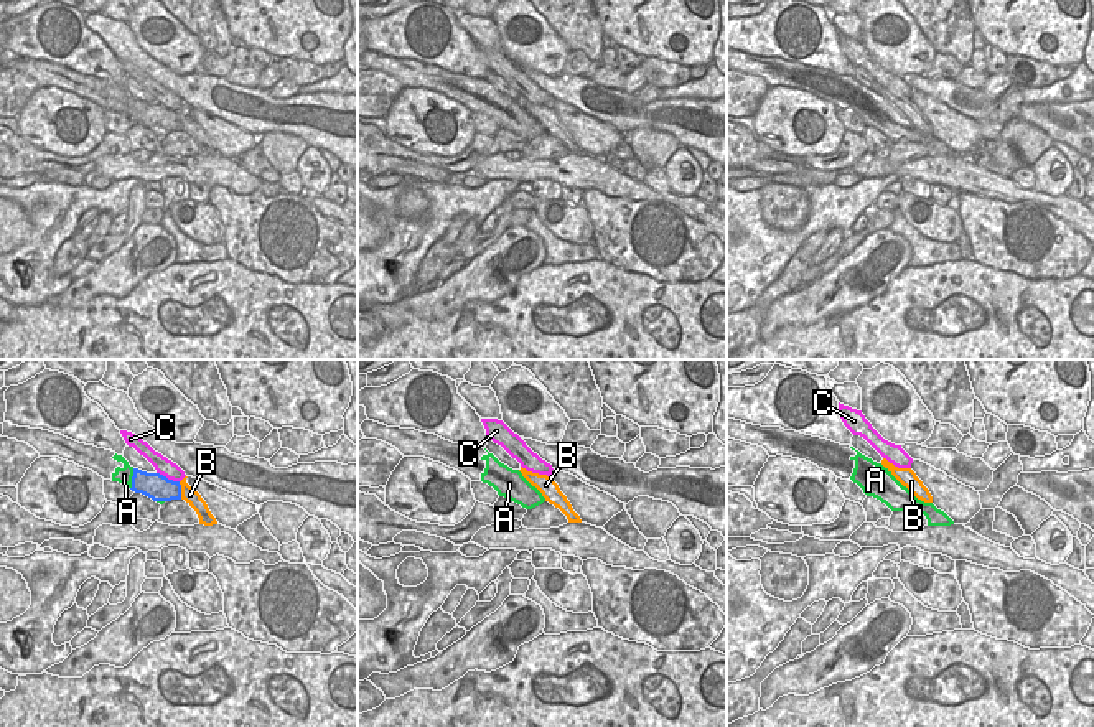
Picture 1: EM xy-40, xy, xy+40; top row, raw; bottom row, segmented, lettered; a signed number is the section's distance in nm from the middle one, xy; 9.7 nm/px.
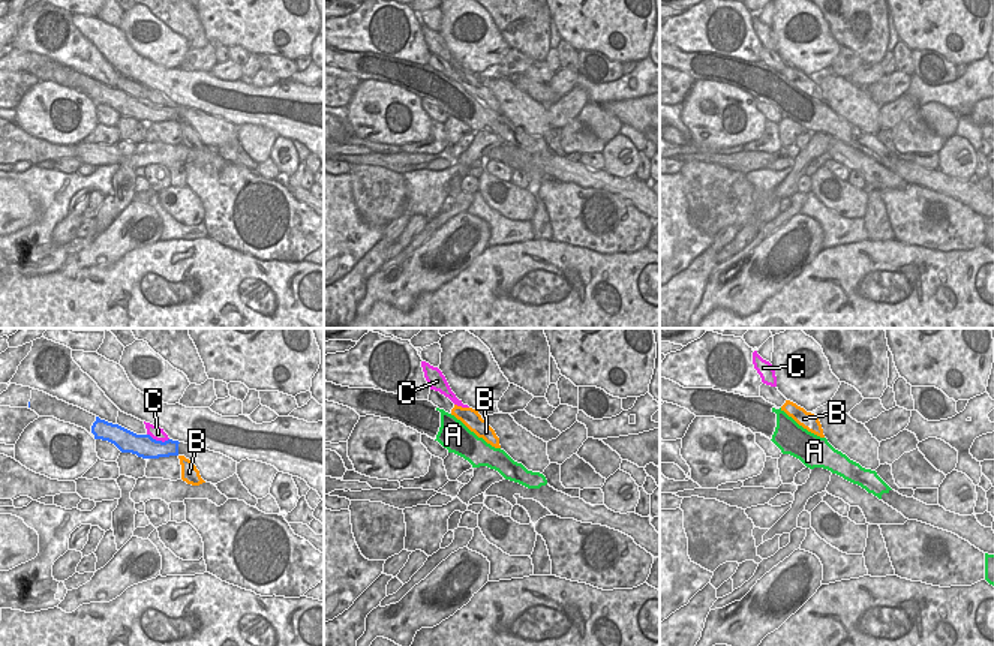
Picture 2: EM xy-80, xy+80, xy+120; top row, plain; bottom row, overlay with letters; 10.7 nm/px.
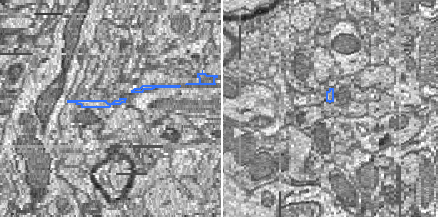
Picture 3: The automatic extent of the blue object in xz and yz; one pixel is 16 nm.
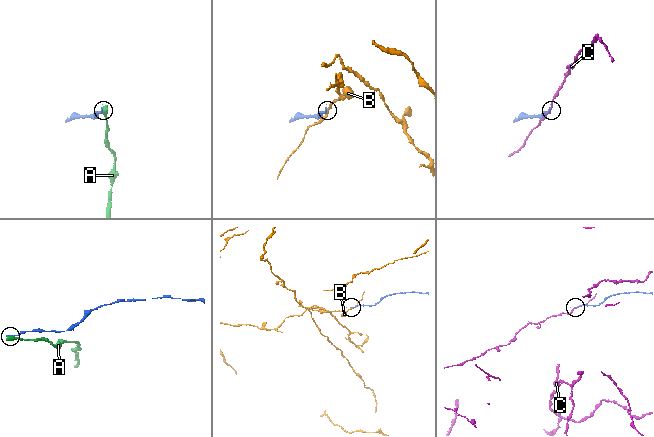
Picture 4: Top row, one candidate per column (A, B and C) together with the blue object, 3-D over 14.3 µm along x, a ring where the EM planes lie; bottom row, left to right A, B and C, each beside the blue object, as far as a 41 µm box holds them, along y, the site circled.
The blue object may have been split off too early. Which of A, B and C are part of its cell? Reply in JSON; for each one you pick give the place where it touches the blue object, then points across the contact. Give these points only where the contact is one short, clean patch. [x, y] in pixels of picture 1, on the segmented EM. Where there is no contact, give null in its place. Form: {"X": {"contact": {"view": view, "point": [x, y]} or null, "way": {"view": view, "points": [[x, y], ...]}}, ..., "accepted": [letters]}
{"accepted": []}

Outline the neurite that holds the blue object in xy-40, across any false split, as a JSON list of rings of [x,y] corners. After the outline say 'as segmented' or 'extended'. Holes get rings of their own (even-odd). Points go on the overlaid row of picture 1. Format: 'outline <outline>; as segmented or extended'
outline [[[133,468],[130,490],[135,493],[142,493],[153,501],[181,500],[180,481],[168,480],[160,473],[147,473],[138,468]]]; as segmented

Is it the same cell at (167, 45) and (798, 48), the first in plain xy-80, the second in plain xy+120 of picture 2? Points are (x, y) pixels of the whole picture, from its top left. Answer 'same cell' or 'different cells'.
same cell

